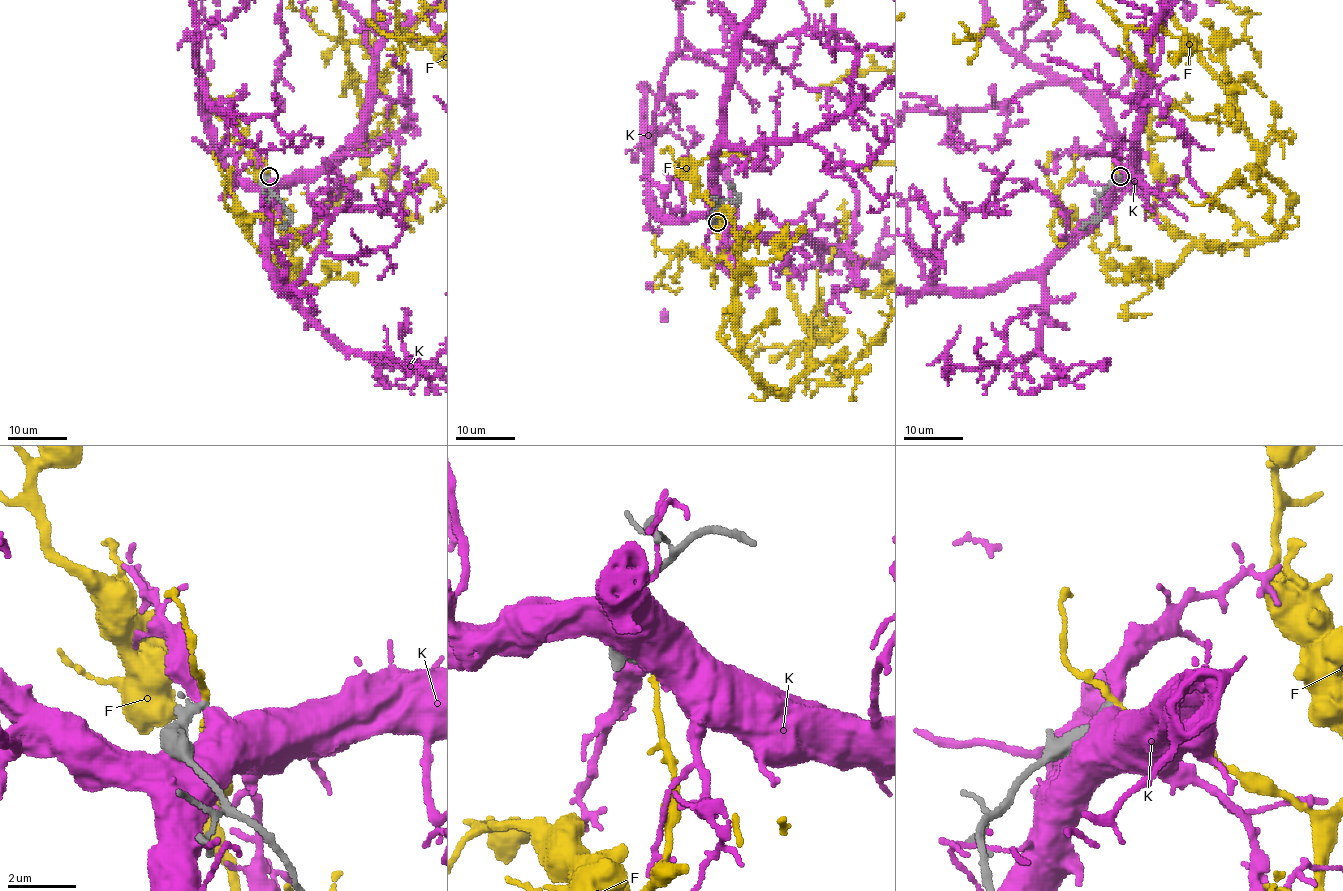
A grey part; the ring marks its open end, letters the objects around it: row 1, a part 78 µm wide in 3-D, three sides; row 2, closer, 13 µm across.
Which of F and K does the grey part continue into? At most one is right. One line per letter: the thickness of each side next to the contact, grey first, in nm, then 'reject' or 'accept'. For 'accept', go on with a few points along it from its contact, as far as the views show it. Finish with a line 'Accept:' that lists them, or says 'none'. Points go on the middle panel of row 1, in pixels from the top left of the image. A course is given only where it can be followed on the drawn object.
F: 320/180 nm | reject
K: 360/400 nm | reject
Accept: none

